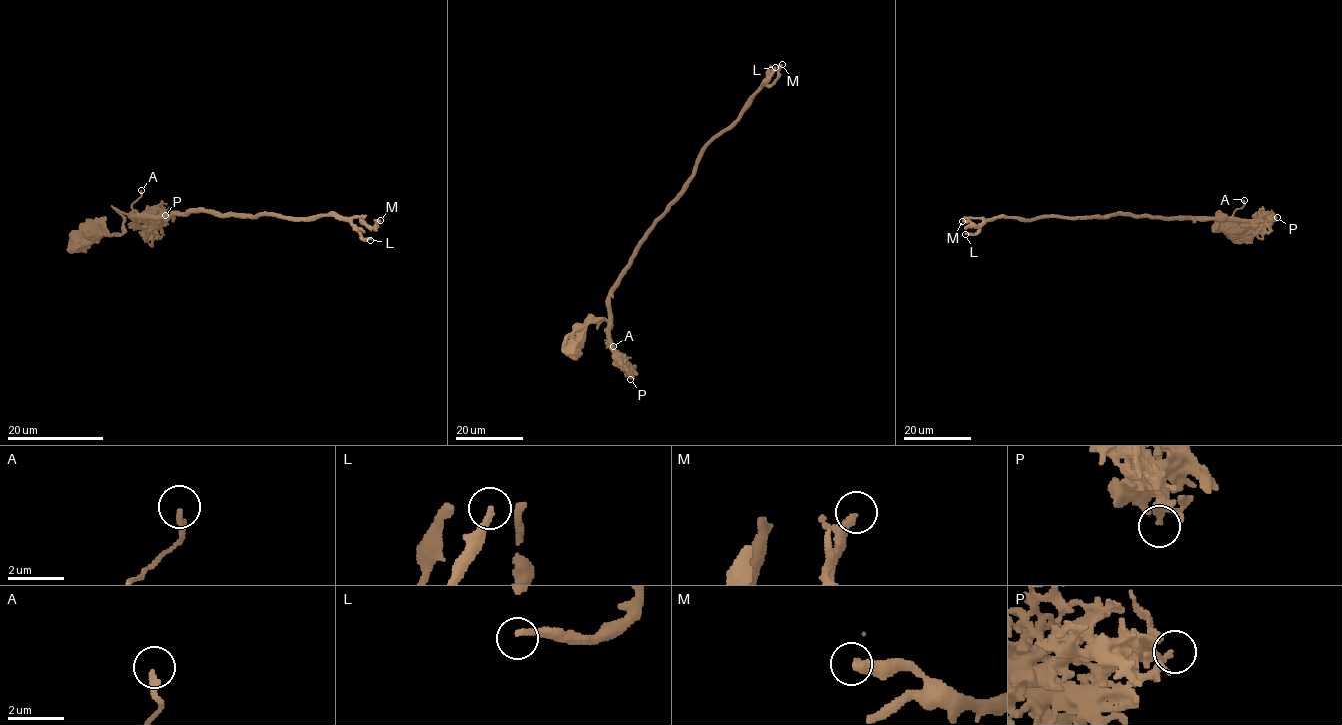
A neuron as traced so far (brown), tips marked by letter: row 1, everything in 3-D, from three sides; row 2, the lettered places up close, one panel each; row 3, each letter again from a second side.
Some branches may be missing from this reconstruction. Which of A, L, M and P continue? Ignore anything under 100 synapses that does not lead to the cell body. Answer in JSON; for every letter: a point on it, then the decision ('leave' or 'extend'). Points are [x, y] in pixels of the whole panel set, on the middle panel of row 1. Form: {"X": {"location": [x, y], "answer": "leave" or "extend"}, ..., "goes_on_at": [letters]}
{"A": {"location": [613, 346], "answer": "leave"}, "L": {"location": [775, 67], "answer": "leave"}, "M": {"location": [782, 64], "answer": "leave"}, "P": {"location": [630, 379], "answer": "leave"}, "goes_on_at": []}

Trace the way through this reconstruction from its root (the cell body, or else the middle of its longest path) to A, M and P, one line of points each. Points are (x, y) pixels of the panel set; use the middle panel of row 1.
A: (571, 349), (586, 326), (600, 319), (605, 319), (610, 325), (607, 338), (613, 346)
M: (571, 349), (590, 323), (611, 324), (609, 297), (639, 241), (682, 189), (698, 155), (776, 80), (782, 64)
P: (571, 349), (587, 325), (605, 319), (610, 325), (613, 349), (629, 369), (630, 379)

